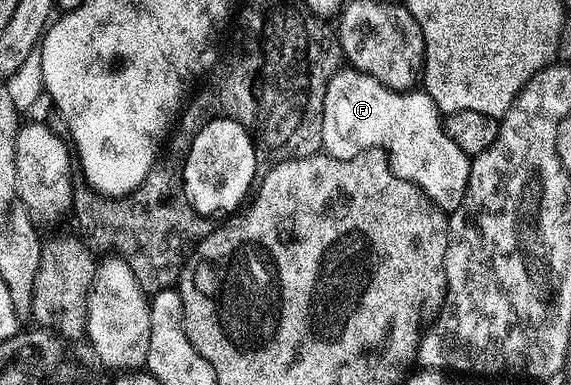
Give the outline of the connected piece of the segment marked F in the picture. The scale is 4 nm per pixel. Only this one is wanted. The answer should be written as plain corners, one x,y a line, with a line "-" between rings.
357,70
349,71
339,71
334,77
330,101
326,107
325,143
336,152
352,152
369,144
388,146
394,152
394,164
399,176
407,176
409,180
420,182
442,208
451,214
457,212
468,194
472,156
471,153
460,150
456,142
452,142
441,132
431,97
426,94
394,95
381,88
368,74

